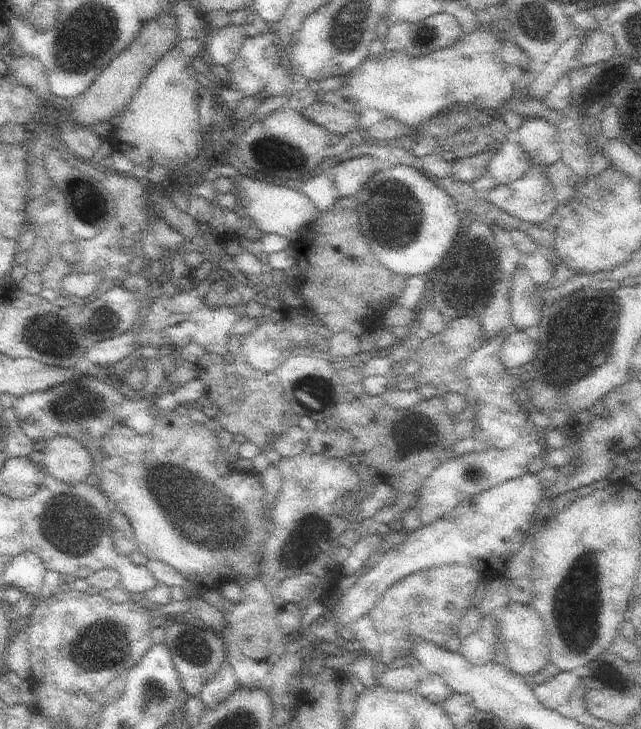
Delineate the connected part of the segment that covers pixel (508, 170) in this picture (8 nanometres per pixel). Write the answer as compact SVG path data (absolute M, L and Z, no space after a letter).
M507 140L497 146L487 162L487 176L497 186L507 186L521 180L523 174L533 166L533 158L521 148L517 140Z

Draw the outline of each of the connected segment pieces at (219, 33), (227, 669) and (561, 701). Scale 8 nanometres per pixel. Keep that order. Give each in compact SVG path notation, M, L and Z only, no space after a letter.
M229 24L225 28L211 28L211 36L205 44L205 56L213 60L213 64L225 66L237 58L237 52L245 40L247 38L243 34L243 26Z
M225 658L221 668L219 668L219 674L215 674L207 686L201 690L201 694L197 696L203 704L205 710L213 710L219 702L223 702L225 698L229 698L229 694L237 688L237 678L233 674L233 668L229 664L229 660Z
M559 672L549 682L533 684L531 692L537 698L537 702L541 706L545 706L547 710L563 712L569 704L569 698L577 692L579 686L581 686L581 682L575 672Z

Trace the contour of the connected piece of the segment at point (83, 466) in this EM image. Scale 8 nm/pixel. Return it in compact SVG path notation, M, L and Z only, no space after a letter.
M51 438L43 450L43 468L61 484L75 486L91 476L91 456L79 440Z

